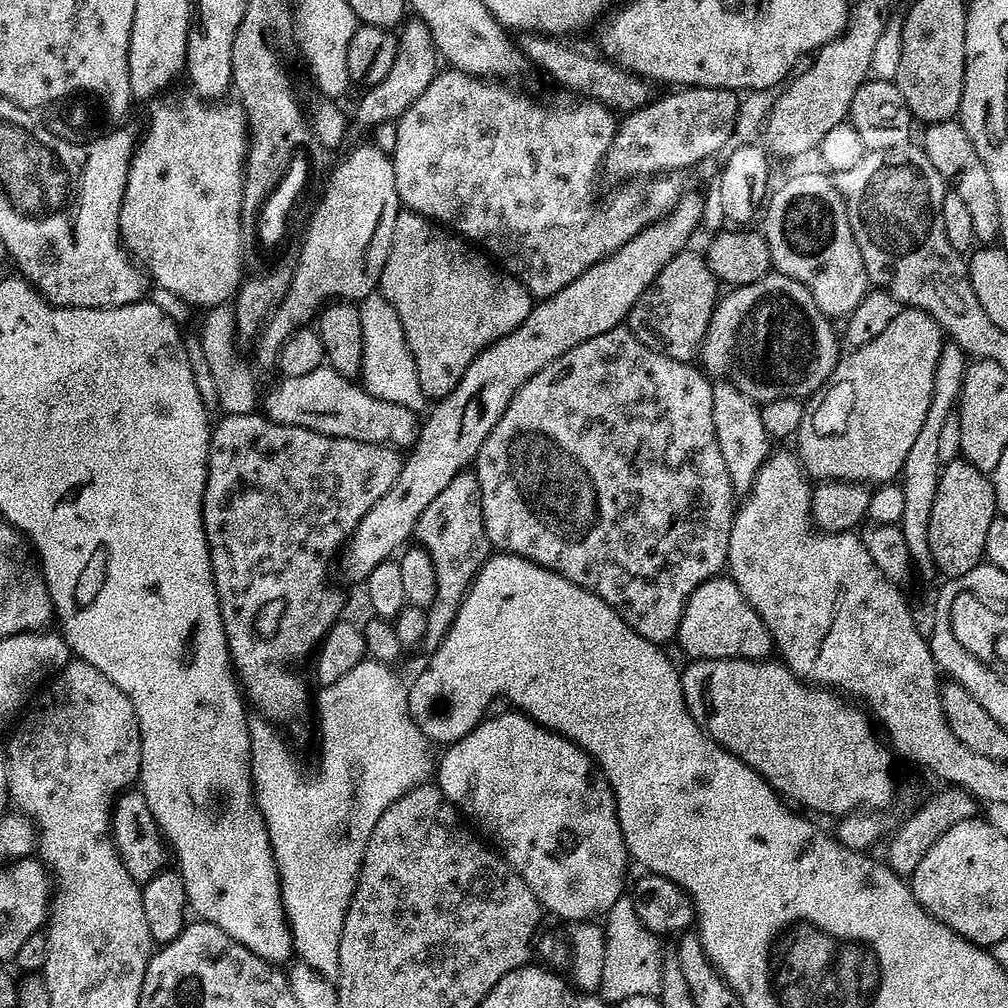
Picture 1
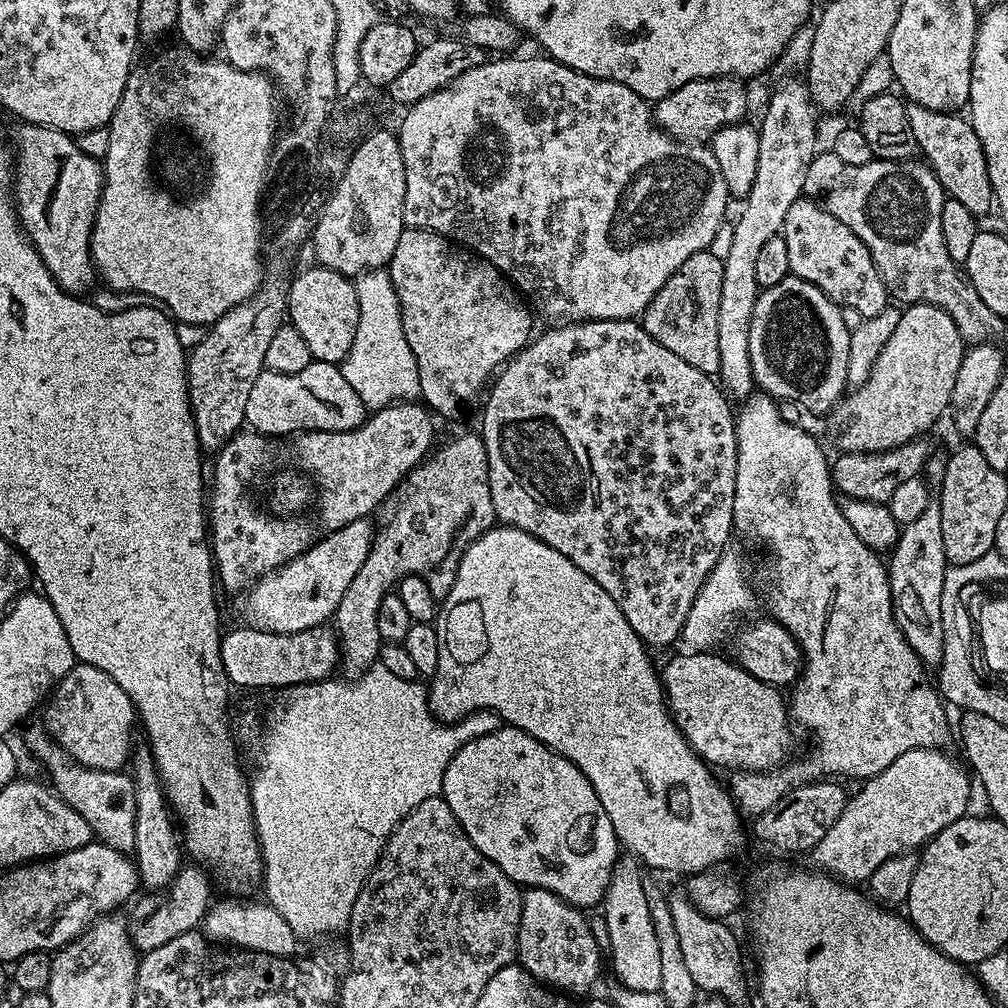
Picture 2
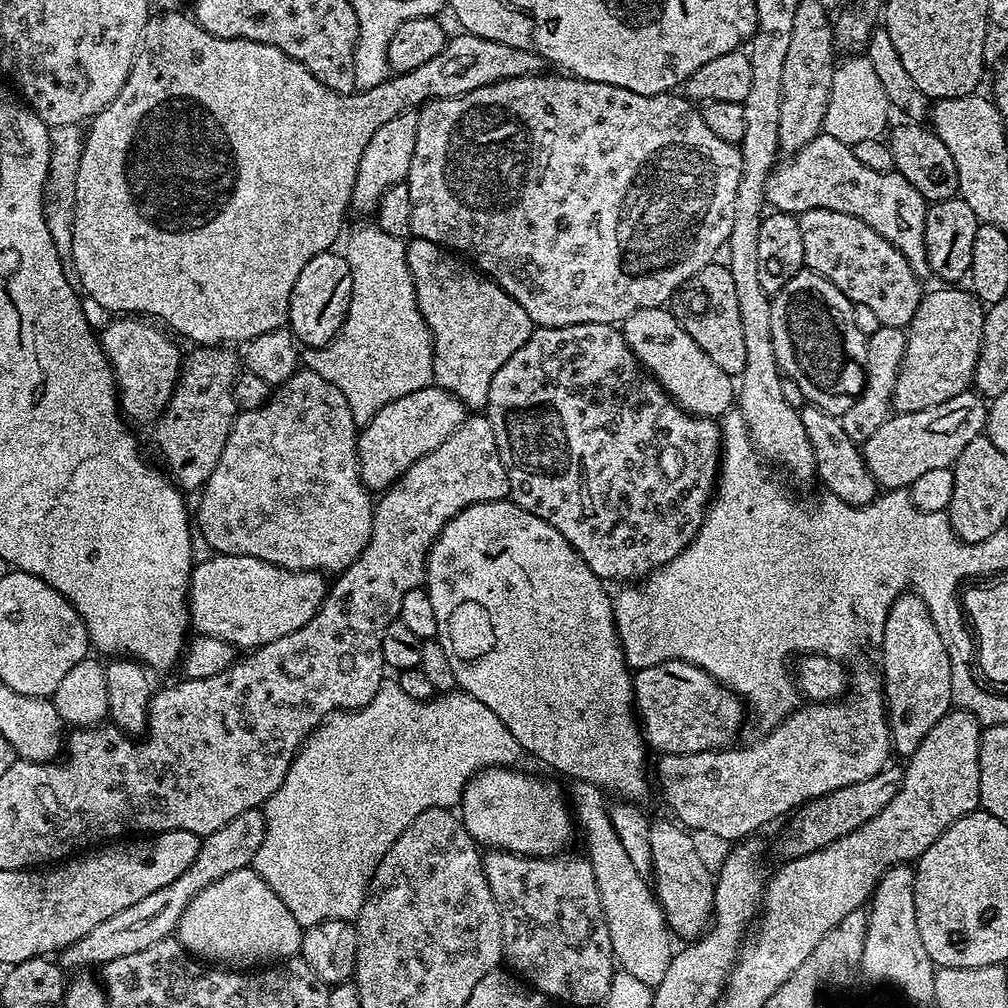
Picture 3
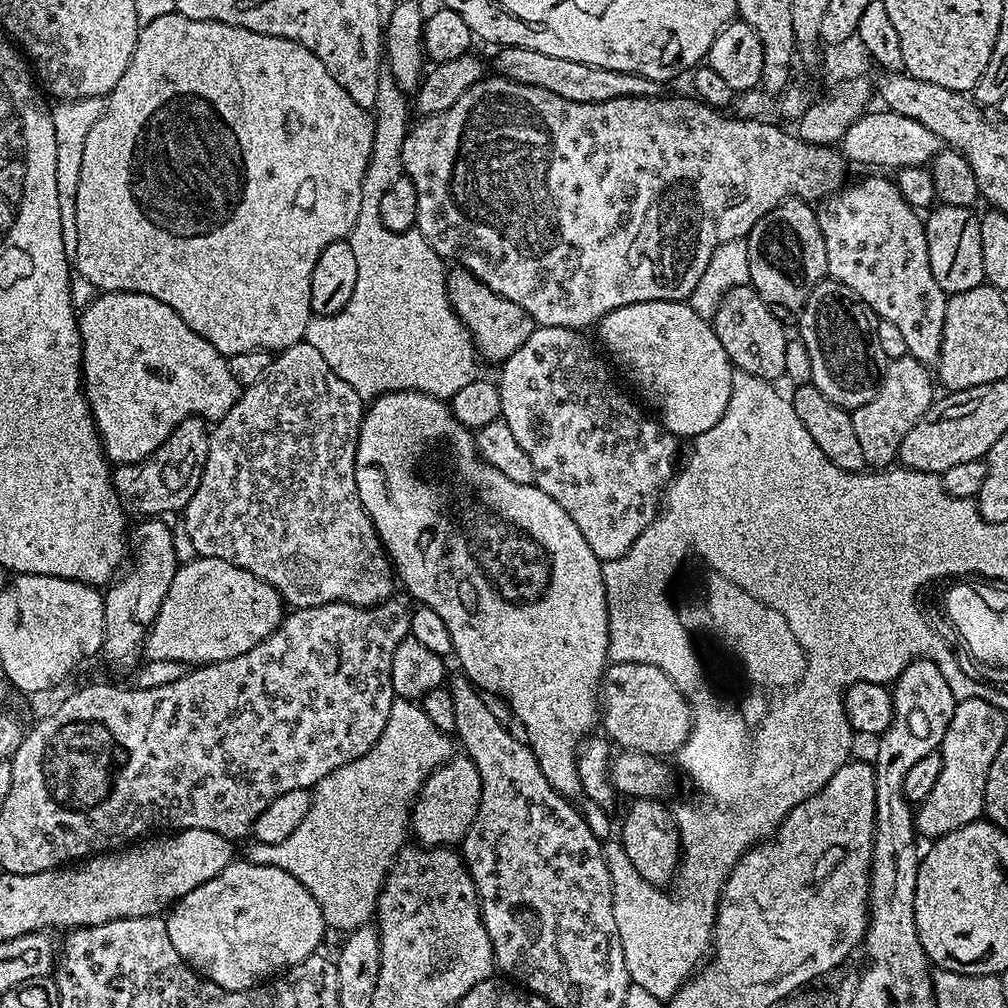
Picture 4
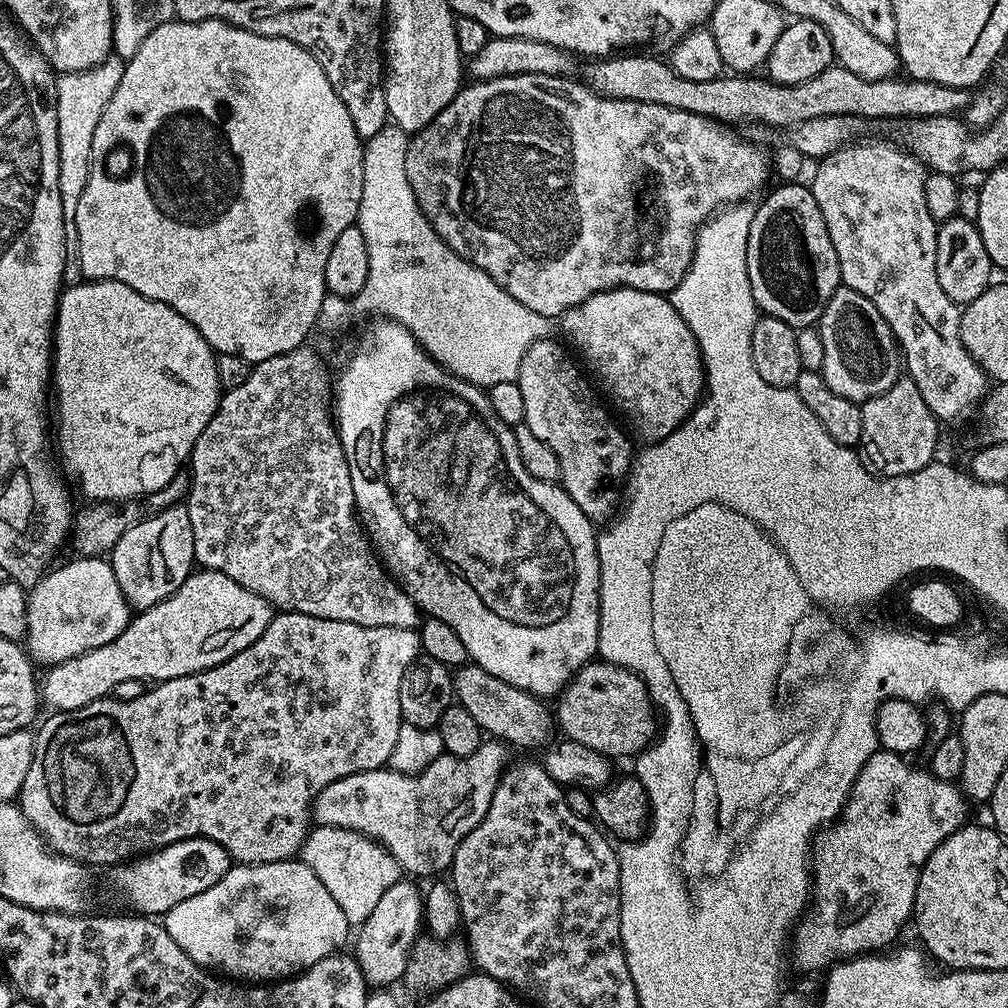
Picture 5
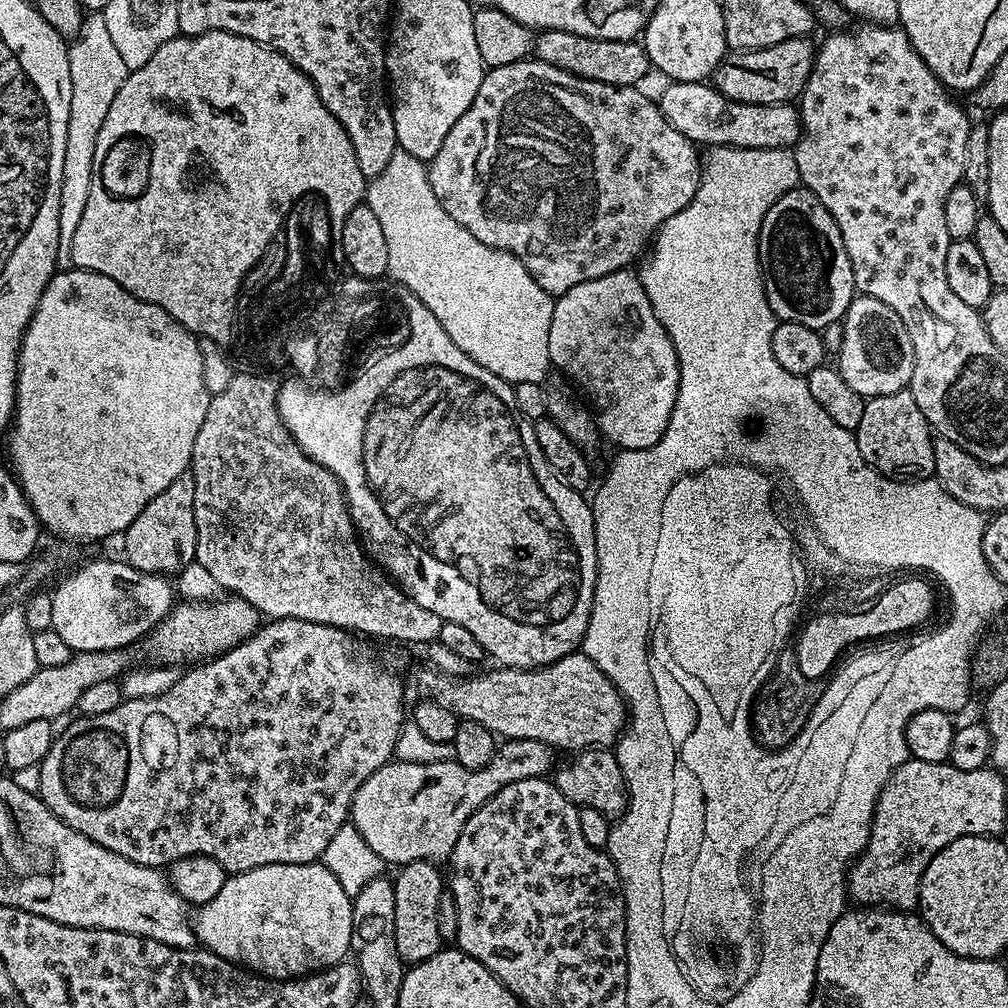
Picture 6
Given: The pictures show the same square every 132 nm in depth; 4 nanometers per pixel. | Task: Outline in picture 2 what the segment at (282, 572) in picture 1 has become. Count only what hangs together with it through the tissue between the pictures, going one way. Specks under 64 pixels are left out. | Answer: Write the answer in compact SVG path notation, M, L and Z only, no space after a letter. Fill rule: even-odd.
M420 402L390 404L387 408L373 411L362 426L345 432L300 432L295 437L296 456L300 459L300 469L314 481L319 489L320 524L324 530L333 532L355 520L371 517L372 511L391 497L400 487L400 481L433 451L432 439L436 436L433 413ZM241 430L235 436L231 436L215 453L216 465L212 468L212 480L210 476L210 495L206 500L206 524L210 529L210 547L214 561L214 572L218 577L221 589L228 592L240 592L252 587L256 581L262 579L266 573L282 567L286 562L298 558L314 543L312 528L302 518L281 518L266 510L263 512L252 501L252 483L267 470L272 464L272 444L269 437L261 432Z

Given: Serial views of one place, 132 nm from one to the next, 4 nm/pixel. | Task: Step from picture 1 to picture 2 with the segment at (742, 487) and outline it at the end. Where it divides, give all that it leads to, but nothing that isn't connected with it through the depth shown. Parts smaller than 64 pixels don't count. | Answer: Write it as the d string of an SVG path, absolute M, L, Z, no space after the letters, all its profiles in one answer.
M788 80L768 100L768 109L758 123L758 174L754 174L754 186L750 186L750 194L743 201L744 209L732 228L732 237L728 240L728 253L723 253L724 273L722 274L722 298L718 298L718 358L720 370L718 383L733 401L743 402L752 395L754 381L750 366L750 318L754 314L754 302L762 289L756 280L754 270L758 263L758 254L770 238L781 235L786 213L796 200L801 199L806 182L808 161L816 155L816 116L818 109L812 100L807 83Z

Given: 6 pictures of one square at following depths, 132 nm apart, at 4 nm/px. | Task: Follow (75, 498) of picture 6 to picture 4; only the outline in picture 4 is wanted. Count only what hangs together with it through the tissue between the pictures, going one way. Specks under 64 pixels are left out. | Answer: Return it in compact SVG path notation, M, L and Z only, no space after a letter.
M100 292L97 297L97 300L90 301L85 308L82 308L78 316L80 341L82 342L80 370L84 378L84 394L88 397L88 405L100 435L100 444L104 447L105 456L113 465L137 464L139 460L145 460L147 456L154 454L154 450L158 450L158 446L162 446L162 442L166 442L166 438L170 438L174 426L178 426L186 418L199 416L205 421L215 422L221 420L228 413L230 406L234 406L234 402L238 402L242 385L230 374L228 357L218 350L214 350L214 346L210 346L210 342L206 342L206 338L202 338L194 330L190 330L190 326L186 326L186 322L182 322L180 315L174 310L170 310L170 306L166 306L166 302L158 302L158 298L150 298L150 294L138 294L137 292Z

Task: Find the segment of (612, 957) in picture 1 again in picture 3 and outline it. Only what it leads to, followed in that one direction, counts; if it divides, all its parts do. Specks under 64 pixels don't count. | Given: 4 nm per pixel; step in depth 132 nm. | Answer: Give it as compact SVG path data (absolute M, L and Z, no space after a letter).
M577 778L572 782L572 785L567 785L566 792L570 797L575 827L579 835L580 832L584 835L584 844L588 847L586 859L592 863L596 875L606 926L610 926L610 942L614 946L616 963L623 971L634 974L634 978L652 985L652 968L670 966L674 955L674 933L668 927L663 910L658 907L649 881L643 880L638 870L634 870L622 841L618 839L610 822L609 801L604 789Z

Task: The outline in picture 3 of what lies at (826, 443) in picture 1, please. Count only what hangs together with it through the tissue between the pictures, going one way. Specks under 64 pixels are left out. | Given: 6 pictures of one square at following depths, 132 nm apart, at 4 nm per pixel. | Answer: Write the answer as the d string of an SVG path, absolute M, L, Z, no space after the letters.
M936 286L933 292L925 291L920 298L920 305L914 314L912 323L906 329L908 341L906 354L900 364L900 373L894 386L892 407L896 412L913 412L938 406L938 402L950 402L958 394L973 387L972 379L978 362L984 333L985 305L981 304L971 291L964 286Z

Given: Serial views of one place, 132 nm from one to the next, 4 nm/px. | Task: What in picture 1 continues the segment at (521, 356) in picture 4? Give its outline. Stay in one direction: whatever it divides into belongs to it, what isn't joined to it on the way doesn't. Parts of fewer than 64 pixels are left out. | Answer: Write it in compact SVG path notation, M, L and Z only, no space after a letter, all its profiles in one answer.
M626 326L606 330L606 334L598 334L598 338L590 338L574 346L574 350L562 354L538 370L534 378L527 380L518 394L514 394L510 406L506 406L506 414L502 414L494 430L490 430L486 442L482 442L482 450L478 450L474 461L482 502L482 522L493 549L526 558L590 590L607 602L638 635L661 646L667 645L667 640L677 639L680 619L690 594L694 594L702 582L725 571L734 515L730 470L726 470L726 461L722 458L722 450L718 450L718 438L714 432L713 381L699 367L696 369L692 366L691 363L666 358L666 354L650 350L638 342Z

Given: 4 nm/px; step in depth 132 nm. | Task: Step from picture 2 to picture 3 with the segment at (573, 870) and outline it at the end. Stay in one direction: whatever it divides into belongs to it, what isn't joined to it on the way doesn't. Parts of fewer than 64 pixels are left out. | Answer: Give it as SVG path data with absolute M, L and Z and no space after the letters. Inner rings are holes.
M519 767L486 768L464 787L458 815L477 845L519 856L559 856L574 836L566 792L552 780L519 772ZM485 844L485 845L484 845Z

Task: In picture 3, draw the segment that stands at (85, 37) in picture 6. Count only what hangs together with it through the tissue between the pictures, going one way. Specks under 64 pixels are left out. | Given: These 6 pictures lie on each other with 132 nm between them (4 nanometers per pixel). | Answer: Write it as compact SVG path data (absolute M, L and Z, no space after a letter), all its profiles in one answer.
M78 124L54 126L50 129L50 166L48 167L48 199L44 204L46 226L50 226L50 238L54 238L54 246L58 250L58 258L62 262L62 274L66 274L66 282L79 285L78 266L72 264L74 250L74 206L76 205L76 179L78 178L78 162L84 149L85 129Z

